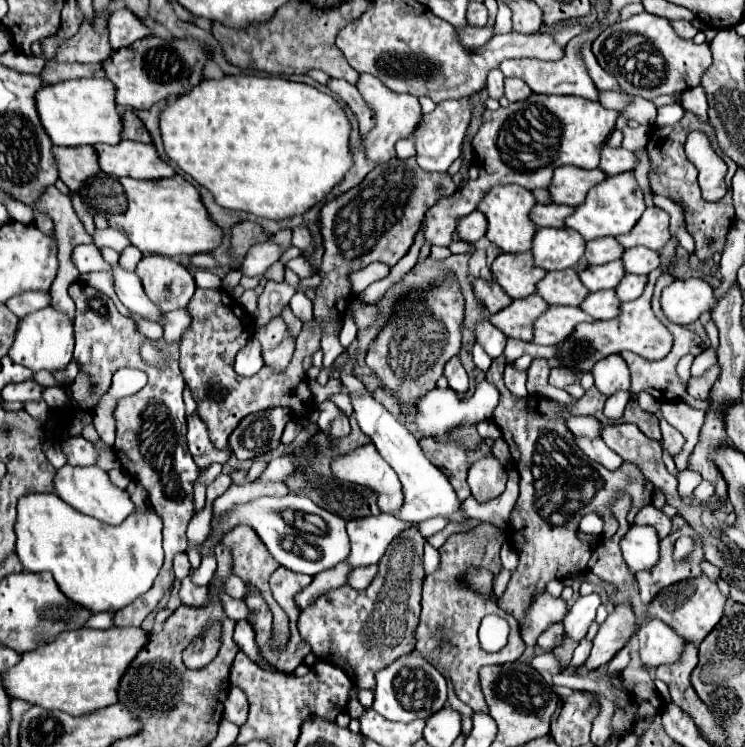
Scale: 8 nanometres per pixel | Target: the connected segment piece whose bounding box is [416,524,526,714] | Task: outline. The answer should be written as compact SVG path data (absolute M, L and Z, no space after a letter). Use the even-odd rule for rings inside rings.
M480 524L480 536L468 538L462 534L450 534L446 542L440 546L440 566L434 574L424 578L424 592L422 592L422 614L416 628L416 650L446 678L452 682L454 694L458 700L468 704L474 712L488 714L488 704L484 700L478 672L482 666L492 664L508 664L516 662L526 644L520 638L520 630L516 620L496 606L494 596L484 596L478 590L470 588L464 580L470 568L486 568L492 576L498 576L503 569L500 562L500 546L502 546L502 530L492 524ZM486 614L498 614L508 620L510 636L508 644L496 652L484 652L478 642L478 626Z

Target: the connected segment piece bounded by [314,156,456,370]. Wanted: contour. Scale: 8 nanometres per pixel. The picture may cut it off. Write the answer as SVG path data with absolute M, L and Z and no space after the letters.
M416 156L408 160L392 158L386 164L378 164L358 186L324 204L320 212L324 256L318 268L322 284L316 288L314 316L324 326L322 354L326 370L330 370L334 360L344 352L338 340L338 322L352 300L348 274L372 262L384 262L392 268L412 246L426 210L432 208L442 196L450 196L454 190L456 184L450 174L422 170Z

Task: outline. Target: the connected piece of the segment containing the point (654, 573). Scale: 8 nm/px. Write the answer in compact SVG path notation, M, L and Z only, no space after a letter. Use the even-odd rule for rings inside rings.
M684 524L680 530L672 532L670 536L666 536L666 538L660 542L660 562L658 562L654 568L636 574L636 580L638 580L638 584L640 584L642 602L648 604L662 588L674 584L674 582L700 576L700 574L702 574L700 564L702 564L704 560L706 560L706 558L704 558L704 552L702 552L700 536L696 534L696 530L694 530L692 526ZM684 534L696 538L696 550L690 554L688 562L678 564L678 562L672 560L672 550L674 550L674 542L676 542L680 536L684 536Z

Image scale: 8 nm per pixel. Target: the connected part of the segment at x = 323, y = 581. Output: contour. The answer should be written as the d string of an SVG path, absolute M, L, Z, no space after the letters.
M348 560L336 564L336 568L330 568L326 572L320 572L318 576L314 576L312 584L300 592L300 596L296 596L296 604L300 610L304 610L308 604L312 604L318 596L322 596L324 592L328 590L334 590L334 588L340 588L344 584L348 584L348 574L352 572L354 568L348 564Z

